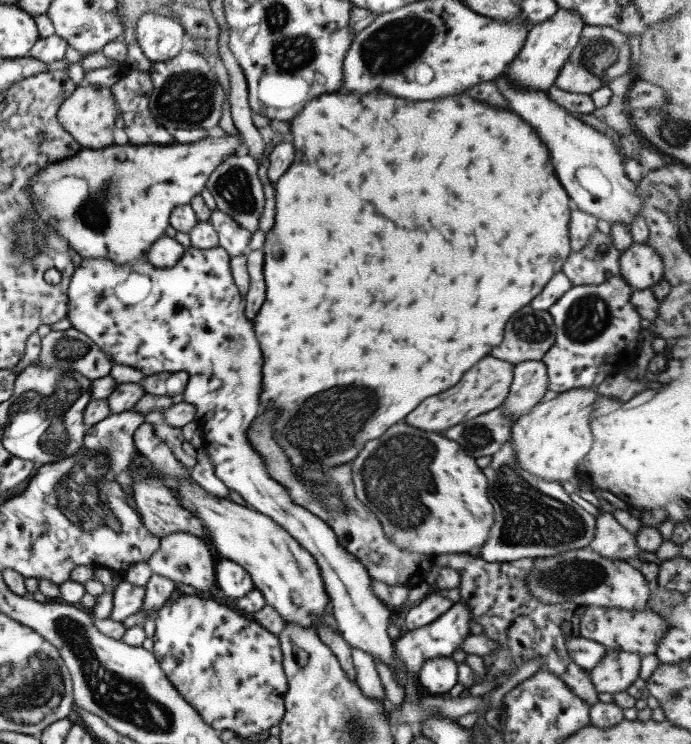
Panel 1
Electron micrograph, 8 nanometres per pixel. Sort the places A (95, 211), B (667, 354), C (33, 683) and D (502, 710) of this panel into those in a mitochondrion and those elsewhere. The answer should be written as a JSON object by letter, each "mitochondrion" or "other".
{"A":"mitochondrion","B":"other","C":"mitochondrion","D":"other"}

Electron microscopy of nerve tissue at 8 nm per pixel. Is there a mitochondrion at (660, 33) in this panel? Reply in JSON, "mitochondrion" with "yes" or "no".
{"mitochondrion":"no"}

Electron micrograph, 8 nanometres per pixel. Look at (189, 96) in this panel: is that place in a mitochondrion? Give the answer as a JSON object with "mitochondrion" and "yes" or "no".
{"mitochondrion":"yes"}

